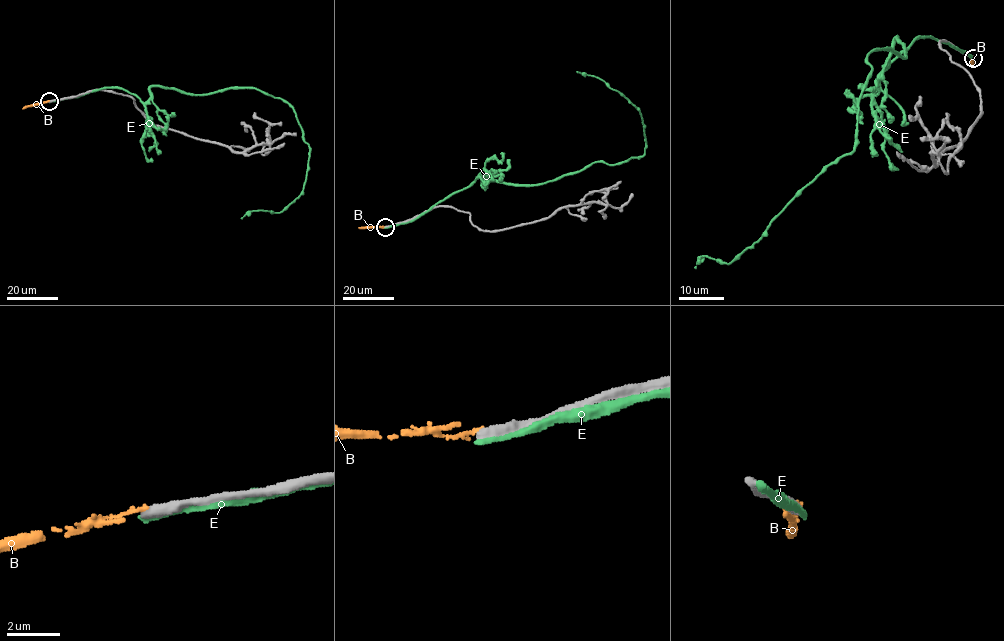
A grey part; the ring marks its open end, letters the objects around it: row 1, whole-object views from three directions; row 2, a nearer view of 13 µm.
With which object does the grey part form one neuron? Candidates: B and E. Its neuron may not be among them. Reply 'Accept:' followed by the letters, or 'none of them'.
Accept: none of them

